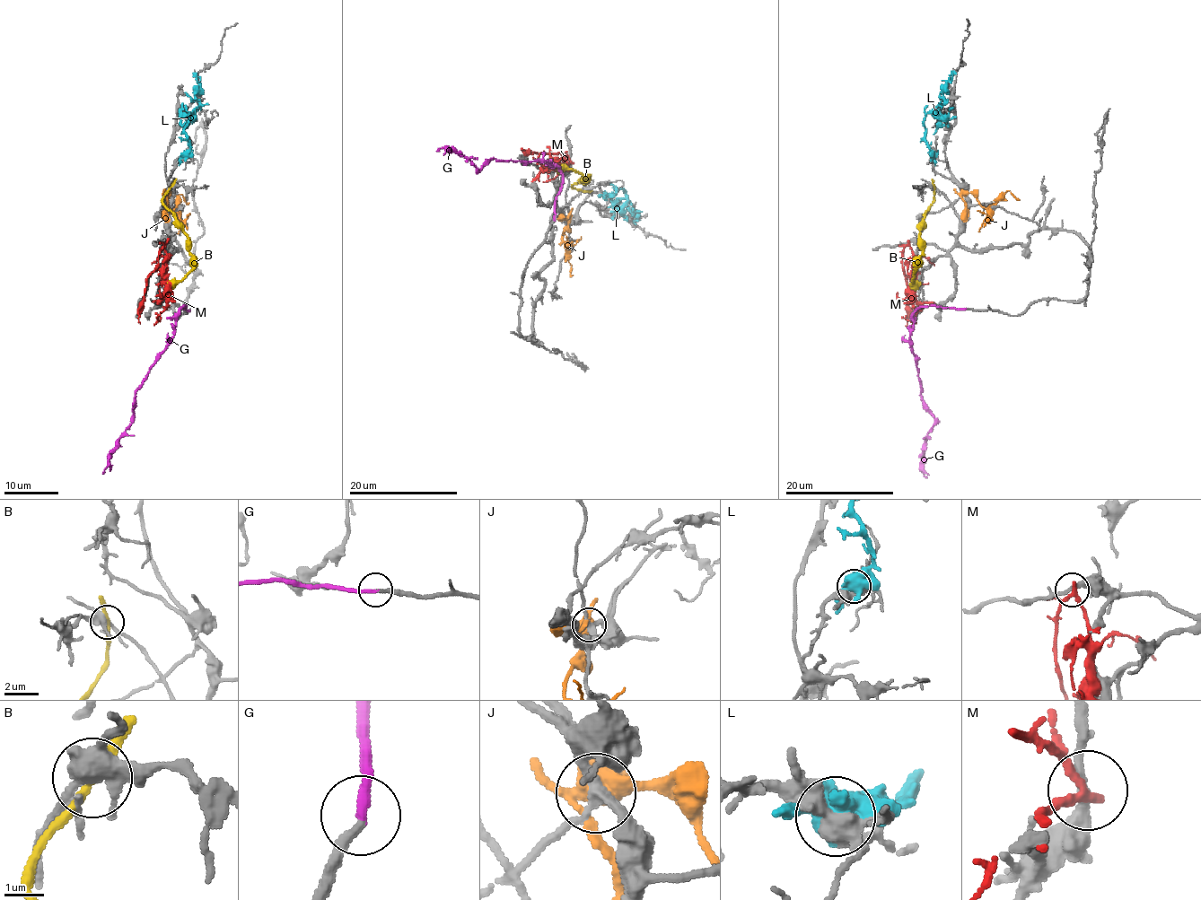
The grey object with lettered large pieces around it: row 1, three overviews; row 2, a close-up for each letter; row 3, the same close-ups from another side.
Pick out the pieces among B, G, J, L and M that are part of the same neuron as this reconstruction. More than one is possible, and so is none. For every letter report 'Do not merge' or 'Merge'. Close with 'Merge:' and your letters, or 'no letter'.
B: Do not merge
G: Merge
J: Do not merge
L: Do not merge
M: Do not merge
Merge: G

